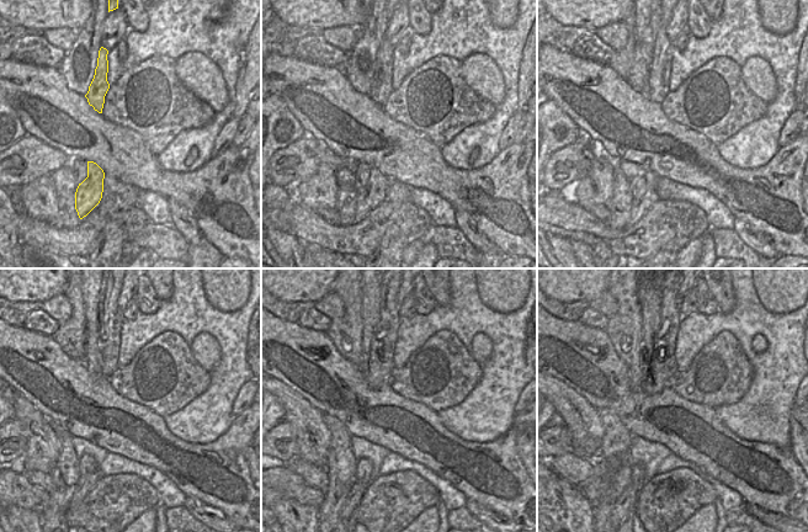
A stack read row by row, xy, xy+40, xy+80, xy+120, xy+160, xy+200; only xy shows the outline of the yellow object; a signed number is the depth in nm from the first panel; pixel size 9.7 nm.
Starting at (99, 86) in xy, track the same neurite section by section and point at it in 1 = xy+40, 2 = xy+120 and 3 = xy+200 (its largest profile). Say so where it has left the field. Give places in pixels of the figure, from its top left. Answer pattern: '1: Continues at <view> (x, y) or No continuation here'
1: Continues at xy+40 (381, 88)
2: Continues at xy+120 (109, 342)
3: Continues at xy+200 (662, 361)

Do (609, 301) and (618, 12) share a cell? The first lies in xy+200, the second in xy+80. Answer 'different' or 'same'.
different

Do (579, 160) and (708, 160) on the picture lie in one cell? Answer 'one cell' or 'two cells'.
two cells

